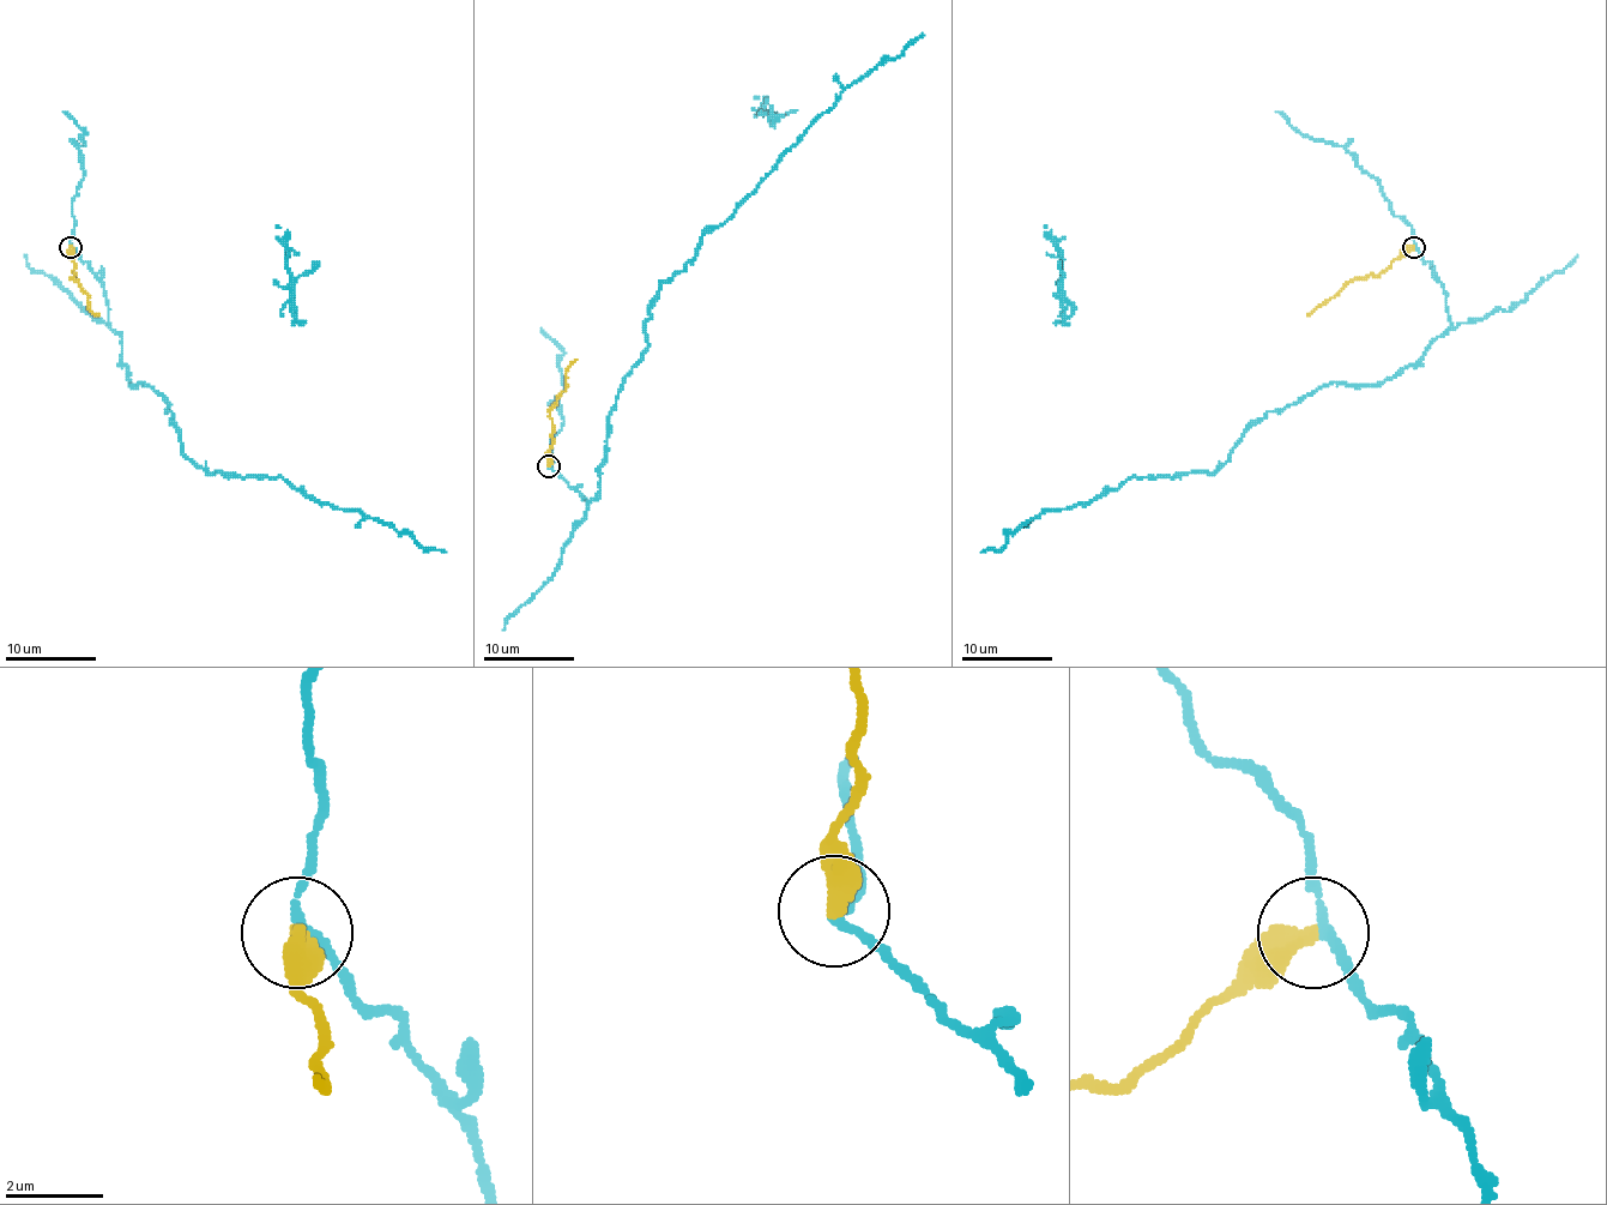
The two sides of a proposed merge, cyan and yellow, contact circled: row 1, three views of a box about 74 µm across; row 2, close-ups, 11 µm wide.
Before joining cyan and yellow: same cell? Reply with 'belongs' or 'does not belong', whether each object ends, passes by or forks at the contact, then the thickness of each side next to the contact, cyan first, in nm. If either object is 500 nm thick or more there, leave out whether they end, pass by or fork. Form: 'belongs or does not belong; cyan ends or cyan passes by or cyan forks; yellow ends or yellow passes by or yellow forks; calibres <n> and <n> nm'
does not belong; cyan passes by; yellow ends; calibres 160 and 440 nm

